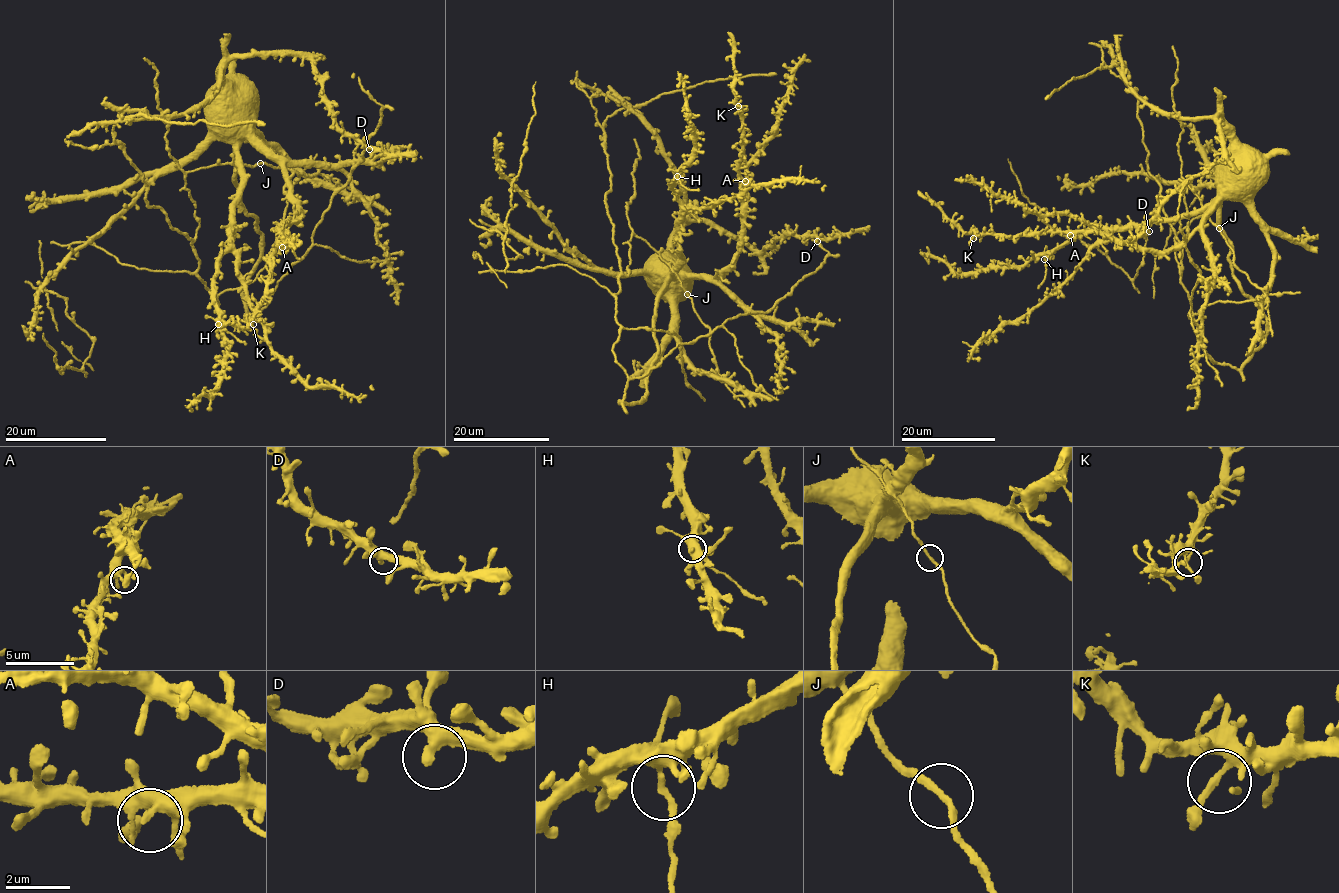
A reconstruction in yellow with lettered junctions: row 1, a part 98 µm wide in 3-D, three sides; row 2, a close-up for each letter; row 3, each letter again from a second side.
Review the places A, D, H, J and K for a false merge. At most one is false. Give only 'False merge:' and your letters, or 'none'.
False merge: H

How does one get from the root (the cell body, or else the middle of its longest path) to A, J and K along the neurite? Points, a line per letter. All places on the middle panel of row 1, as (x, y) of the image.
A: (662, 260), (671, 259), (689, 275), (710, 277), (725, 272), (740, 247), (745, 181)
J: (662, 260), (676, 265), (670, 273), (676, 272), (687, 295)
K: (662, 260), (671, 259), (689, 275), (710, 277), (725, 272), (740, 247), (742, 143), (738, 106)

